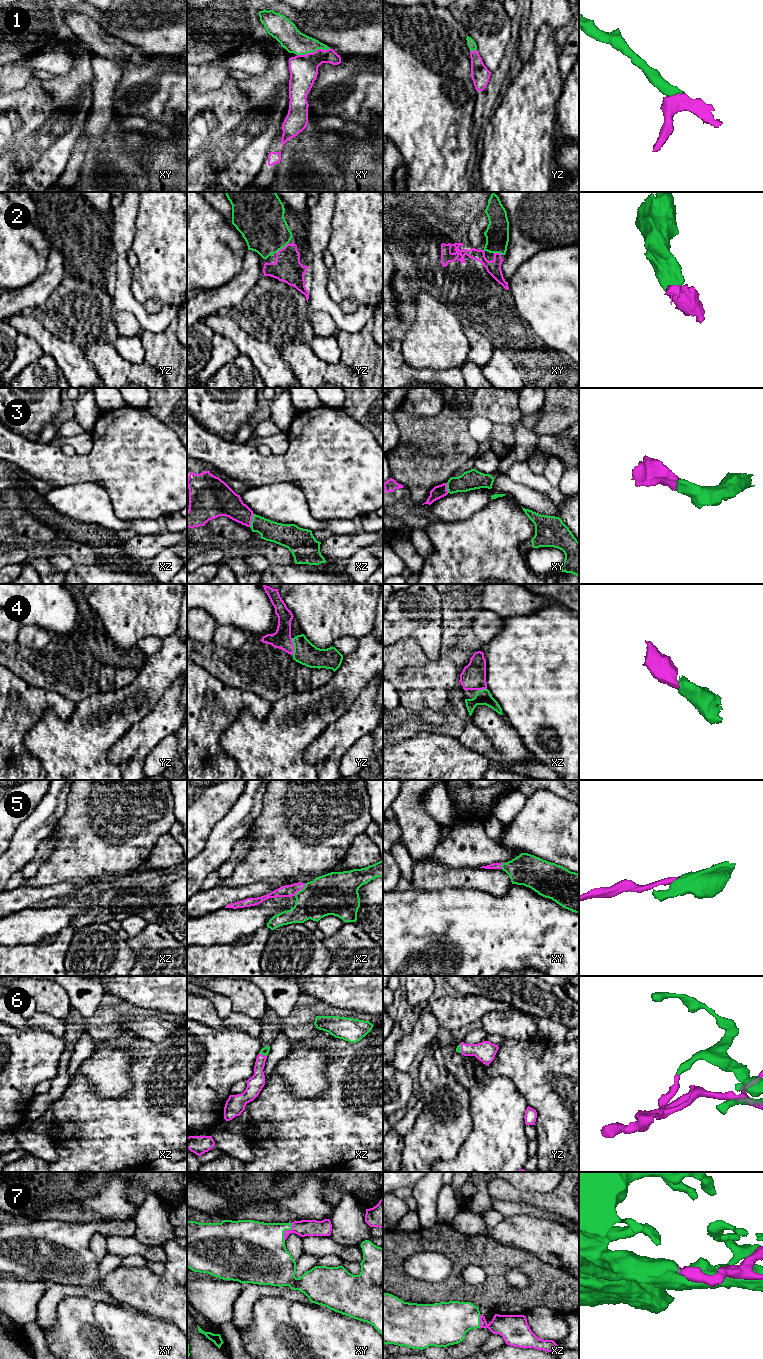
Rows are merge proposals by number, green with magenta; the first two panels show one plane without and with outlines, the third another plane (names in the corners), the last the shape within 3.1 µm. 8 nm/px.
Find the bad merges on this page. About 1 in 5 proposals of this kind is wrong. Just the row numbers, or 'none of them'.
none of them

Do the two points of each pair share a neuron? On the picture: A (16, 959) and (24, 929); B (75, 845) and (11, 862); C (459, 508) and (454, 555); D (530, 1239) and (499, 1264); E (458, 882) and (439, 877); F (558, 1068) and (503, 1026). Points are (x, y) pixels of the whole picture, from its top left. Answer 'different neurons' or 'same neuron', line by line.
A: different neurons
B: different neurons
C: different neurons
D: different neurons
E: same neuron
F: different neurons

